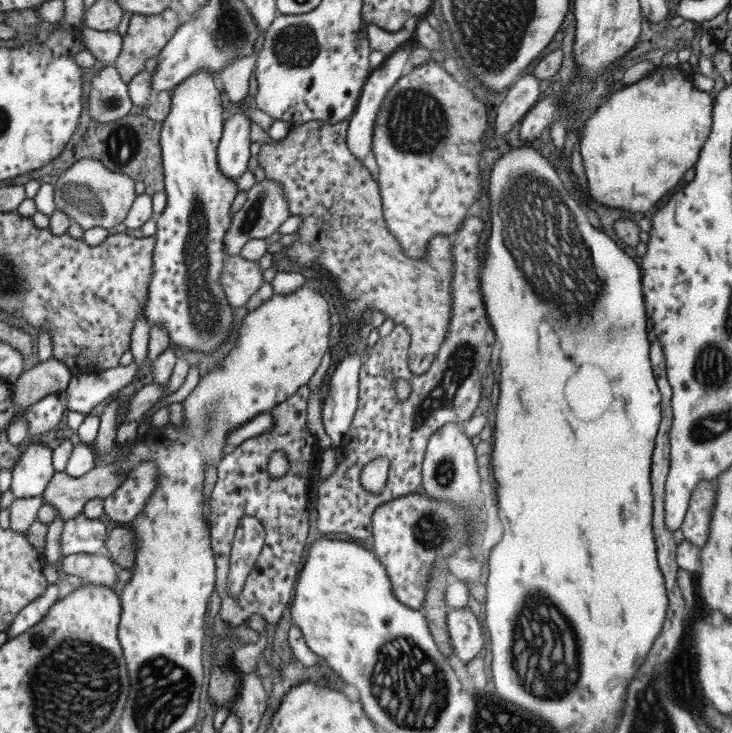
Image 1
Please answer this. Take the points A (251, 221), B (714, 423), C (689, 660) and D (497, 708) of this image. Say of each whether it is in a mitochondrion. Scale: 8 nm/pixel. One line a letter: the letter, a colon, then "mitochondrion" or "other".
A: mitochondrion
B: mitochondrion
C: mitochondrion
D: other

